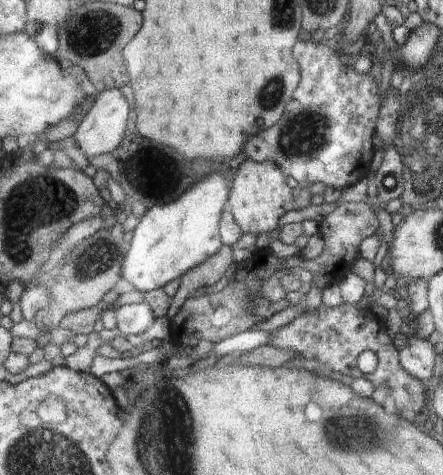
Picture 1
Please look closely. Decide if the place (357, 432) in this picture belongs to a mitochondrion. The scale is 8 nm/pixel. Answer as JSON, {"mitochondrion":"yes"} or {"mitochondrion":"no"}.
{"mitochondrion":"yes"}

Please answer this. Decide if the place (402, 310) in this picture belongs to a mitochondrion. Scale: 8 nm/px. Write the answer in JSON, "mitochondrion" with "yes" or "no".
{"mitochondrion":"no"}

